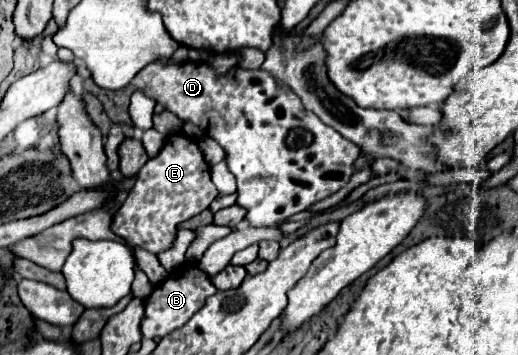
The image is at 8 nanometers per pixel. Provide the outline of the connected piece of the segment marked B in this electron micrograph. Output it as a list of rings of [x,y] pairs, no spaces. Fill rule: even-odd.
[[[184,264],[178,268],[176,278],[166,278],[164,282],[156,284],[154,292],[144,302],[144,320],[140,320],[140,334],[142,338],[164,338],[172,330],[186,324],[206,302],[208,296],[216,292],[210,276],[200,270],[198,264]]]

